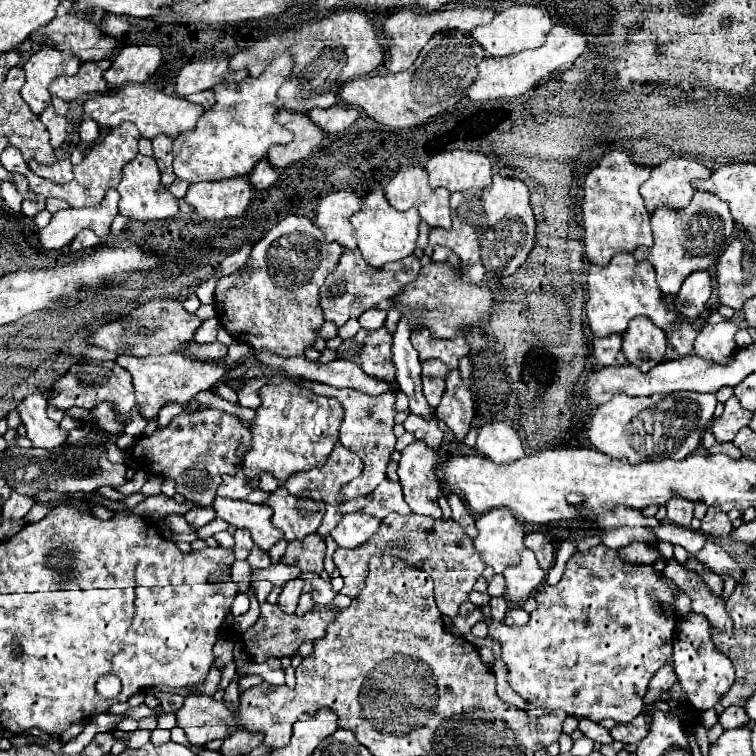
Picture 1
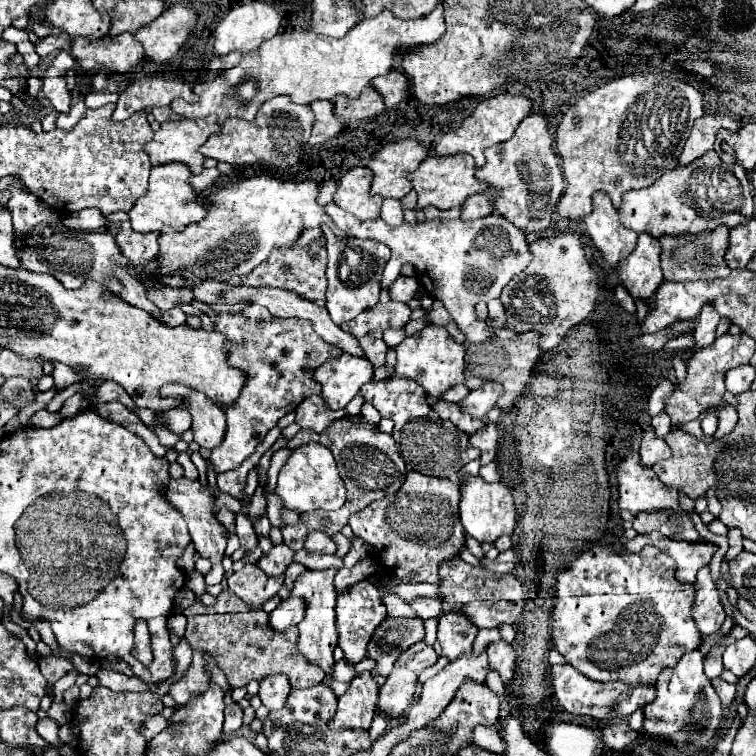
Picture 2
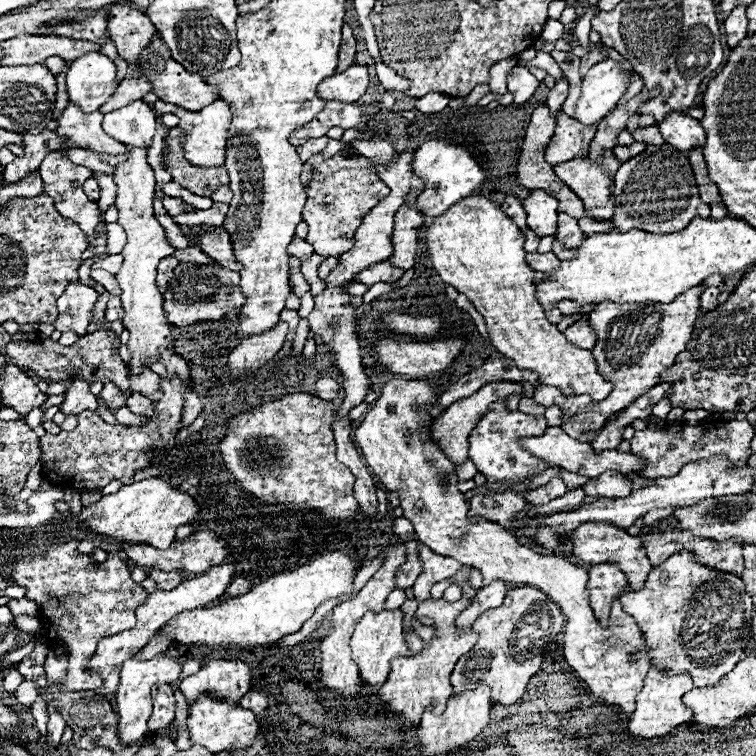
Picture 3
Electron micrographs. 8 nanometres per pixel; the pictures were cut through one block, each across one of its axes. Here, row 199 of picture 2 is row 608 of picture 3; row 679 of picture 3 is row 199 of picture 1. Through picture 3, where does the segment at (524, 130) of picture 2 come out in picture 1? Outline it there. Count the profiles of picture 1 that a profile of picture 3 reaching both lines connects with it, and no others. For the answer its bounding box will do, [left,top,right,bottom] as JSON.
[430,174,536,282]

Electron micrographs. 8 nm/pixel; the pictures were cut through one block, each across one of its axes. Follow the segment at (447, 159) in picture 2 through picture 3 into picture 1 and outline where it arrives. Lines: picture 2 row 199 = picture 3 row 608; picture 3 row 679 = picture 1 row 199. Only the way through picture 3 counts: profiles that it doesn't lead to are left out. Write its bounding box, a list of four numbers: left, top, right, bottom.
[386,166,450,228]

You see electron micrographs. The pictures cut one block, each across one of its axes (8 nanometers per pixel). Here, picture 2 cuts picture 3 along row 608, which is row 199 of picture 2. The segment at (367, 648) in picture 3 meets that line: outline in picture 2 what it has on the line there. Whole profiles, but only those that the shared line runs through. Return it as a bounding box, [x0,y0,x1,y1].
[368,140,426,200]

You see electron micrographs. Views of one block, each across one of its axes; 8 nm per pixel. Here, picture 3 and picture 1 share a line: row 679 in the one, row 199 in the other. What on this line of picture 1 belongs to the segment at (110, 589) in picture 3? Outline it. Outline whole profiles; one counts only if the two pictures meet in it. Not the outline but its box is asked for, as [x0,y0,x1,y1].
[2,122,140,206]

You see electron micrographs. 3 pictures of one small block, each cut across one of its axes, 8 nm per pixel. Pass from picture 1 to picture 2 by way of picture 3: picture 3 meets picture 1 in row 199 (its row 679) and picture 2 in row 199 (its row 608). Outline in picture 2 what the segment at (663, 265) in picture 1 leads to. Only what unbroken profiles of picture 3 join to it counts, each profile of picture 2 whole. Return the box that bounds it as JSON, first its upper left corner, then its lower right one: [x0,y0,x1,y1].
[618,150,754,238]

